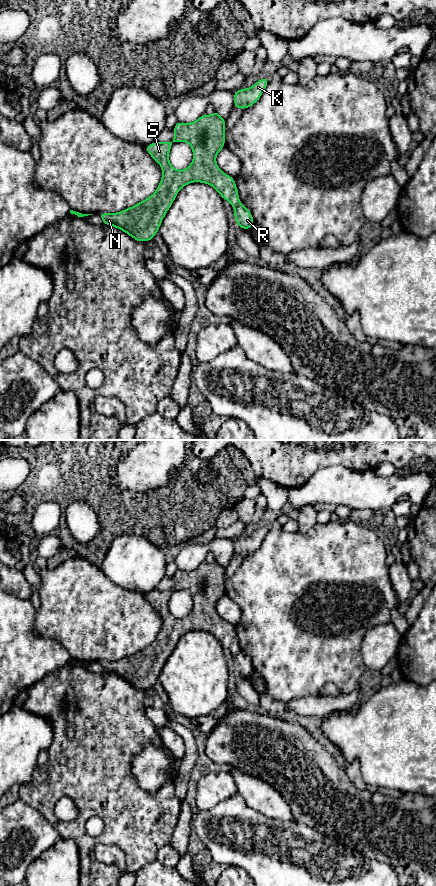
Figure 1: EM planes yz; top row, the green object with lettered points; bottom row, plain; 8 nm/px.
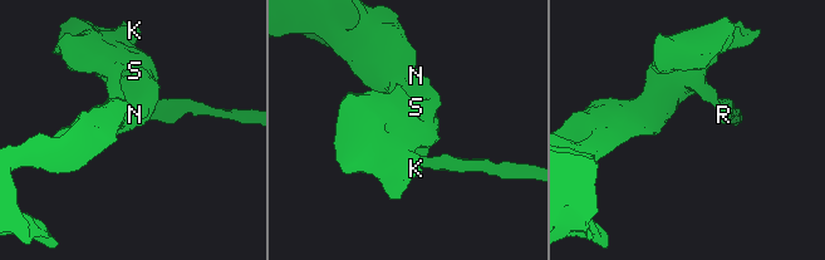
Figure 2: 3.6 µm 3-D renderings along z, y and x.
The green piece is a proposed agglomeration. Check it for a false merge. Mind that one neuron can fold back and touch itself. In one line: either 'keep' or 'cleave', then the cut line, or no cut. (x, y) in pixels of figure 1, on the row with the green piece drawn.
cleave | yz (240, 203), (234, 208)

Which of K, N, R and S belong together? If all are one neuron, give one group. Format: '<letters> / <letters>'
K N S / R

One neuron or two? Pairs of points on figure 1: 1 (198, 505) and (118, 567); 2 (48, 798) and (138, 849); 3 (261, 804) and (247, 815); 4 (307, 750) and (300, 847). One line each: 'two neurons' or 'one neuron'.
1: two neurons
2: one neuron
3: two neurons
4: two neurons

